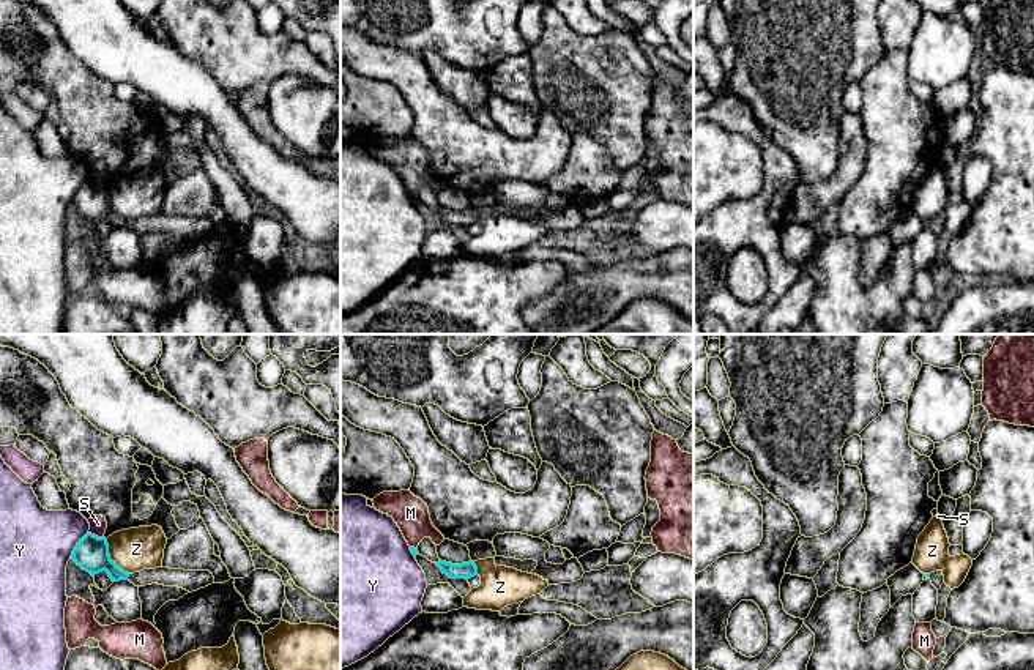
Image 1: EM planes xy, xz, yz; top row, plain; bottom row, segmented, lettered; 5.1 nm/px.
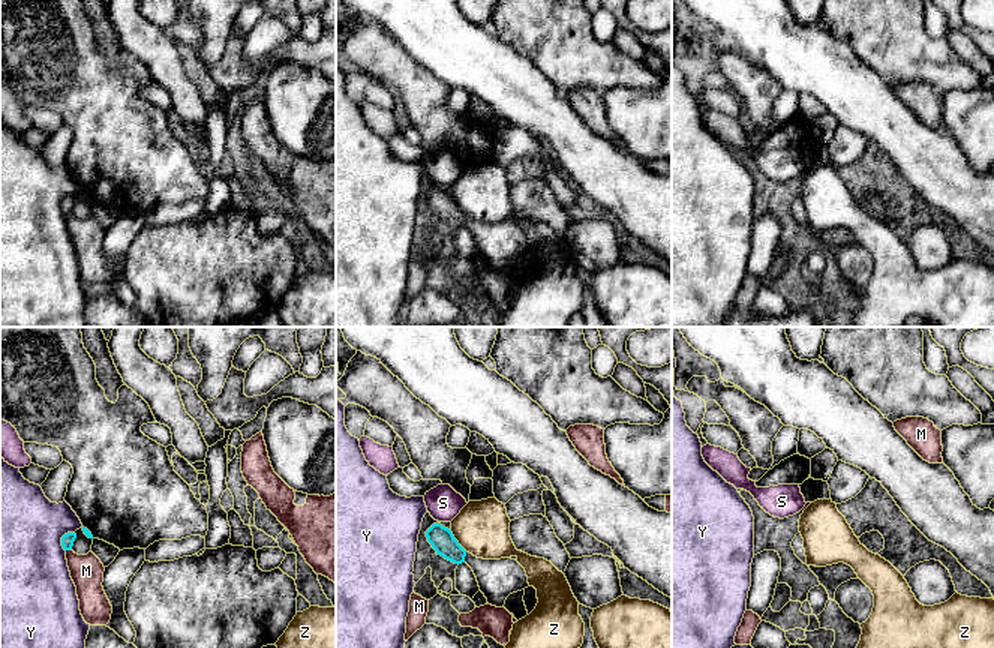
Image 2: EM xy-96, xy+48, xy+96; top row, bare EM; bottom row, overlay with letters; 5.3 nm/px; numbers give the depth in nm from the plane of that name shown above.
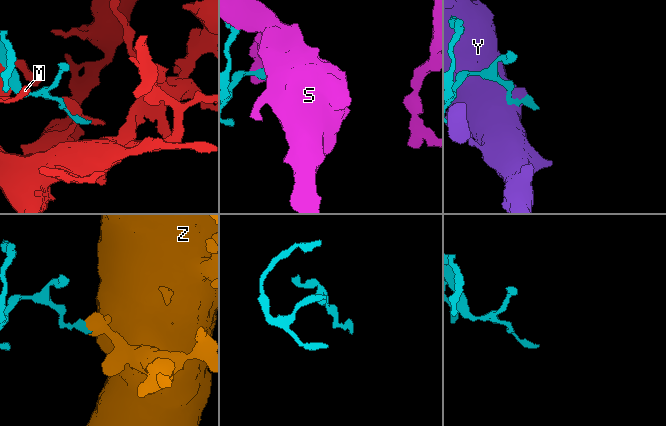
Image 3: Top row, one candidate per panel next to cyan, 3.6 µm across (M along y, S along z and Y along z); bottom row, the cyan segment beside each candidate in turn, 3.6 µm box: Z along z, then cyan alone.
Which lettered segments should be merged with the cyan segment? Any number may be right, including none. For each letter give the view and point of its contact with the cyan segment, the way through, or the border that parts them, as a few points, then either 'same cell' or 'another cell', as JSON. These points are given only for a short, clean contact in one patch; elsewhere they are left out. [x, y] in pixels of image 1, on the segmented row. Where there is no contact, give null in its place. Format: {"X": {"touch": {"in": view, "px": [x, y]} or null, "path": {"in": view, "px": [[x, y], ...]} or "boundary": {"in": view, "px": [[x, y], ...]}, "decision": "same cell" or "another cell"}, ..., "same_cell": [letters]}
{"M": {"touch": {"in": "xz", "px": [413, 547]}, "decision": "another cell"}, "S": {"touch": {"in": "xy", "px": [96, 536]}, "decision": "another cell"}, "Y": {"touch": {"in": "xy", "px": [76, 546]}, "decision": "another cell"}, "Z": {"touch": {"in": "xy", "px": [109, 558]}, "boundary": {"in": "xy", "px": [[106, 539], [109, 557], [128, 574]]}, "decision": "another cell"}, "same_cell": []}

